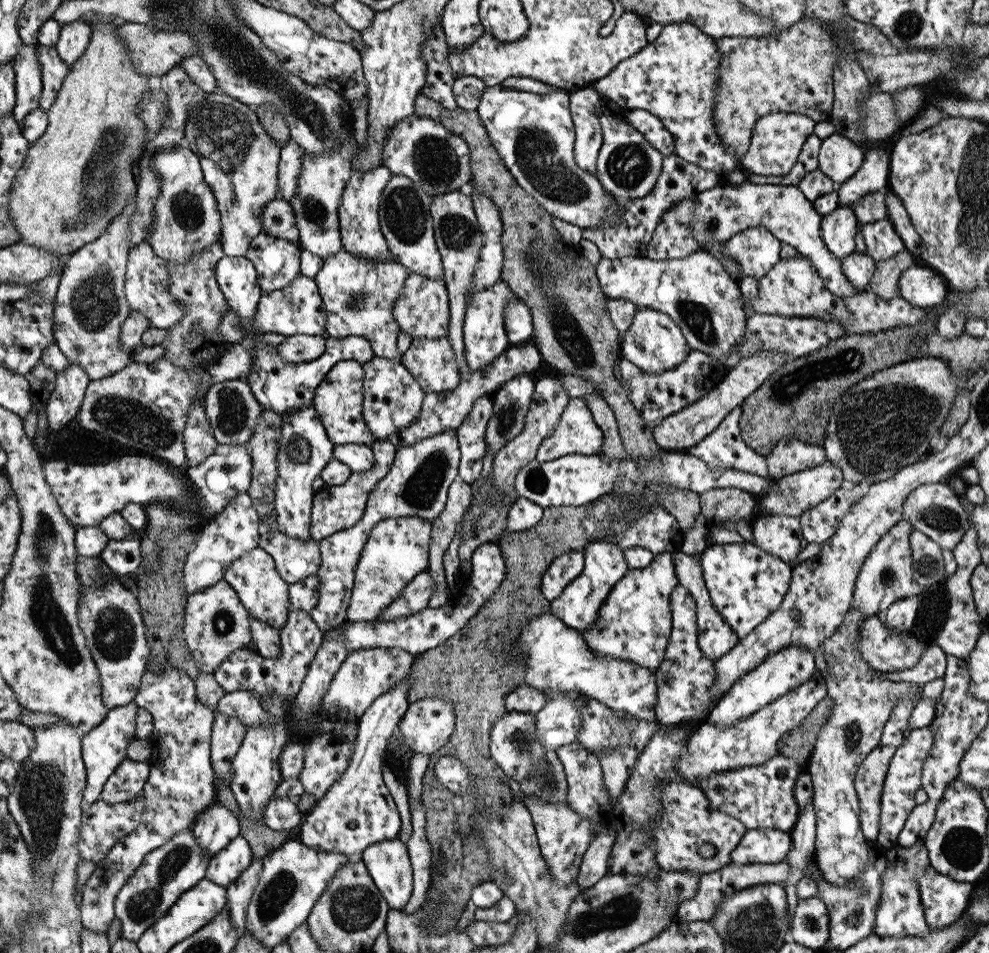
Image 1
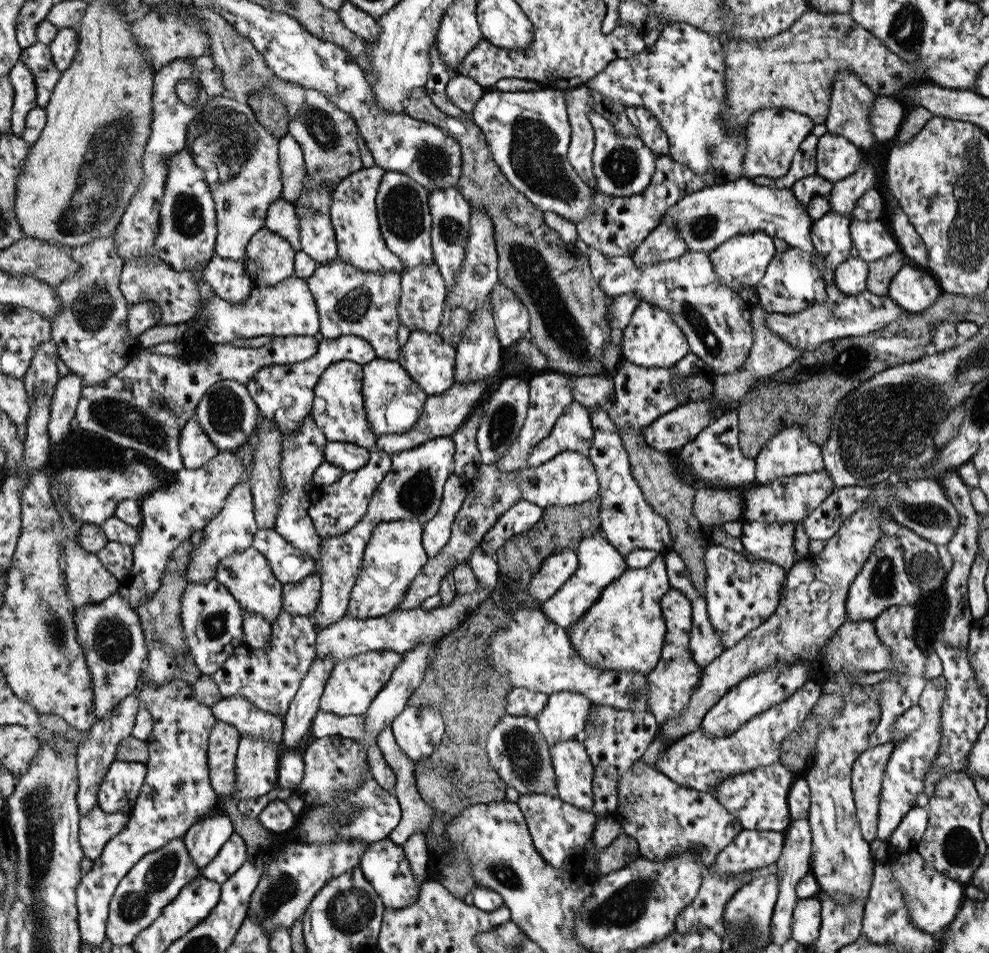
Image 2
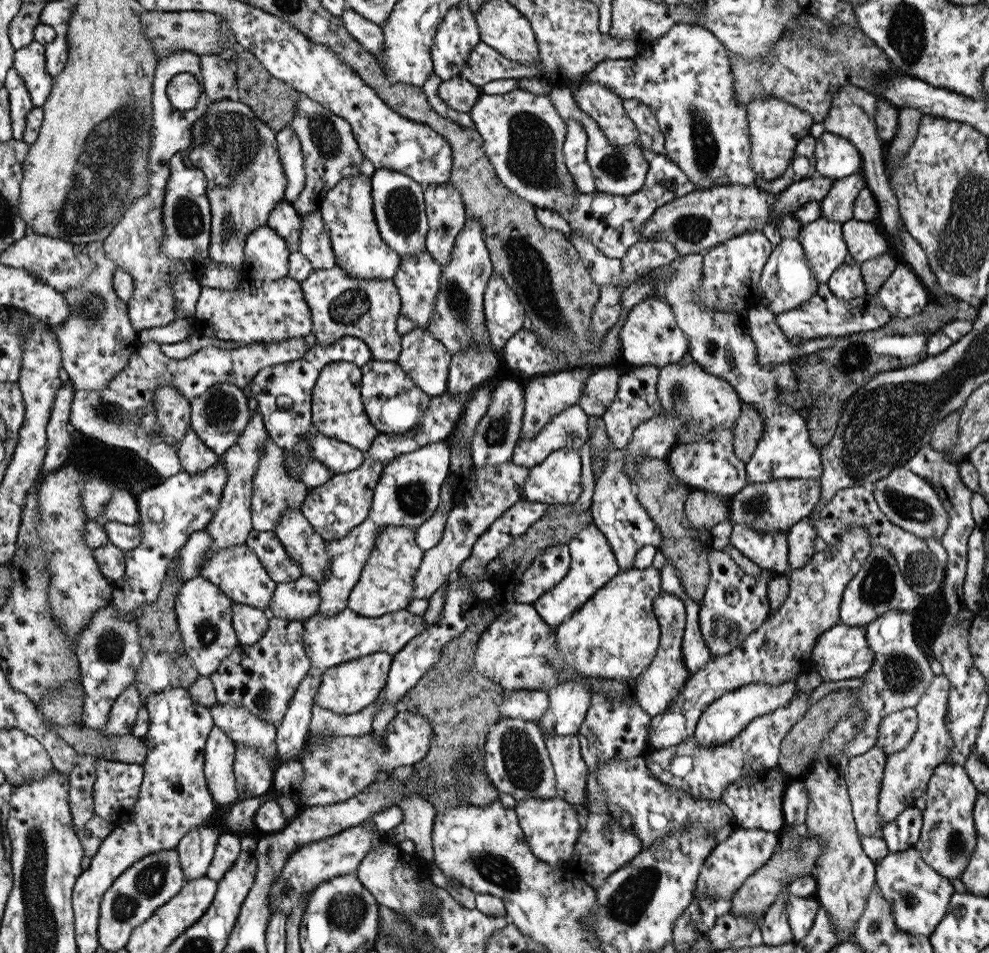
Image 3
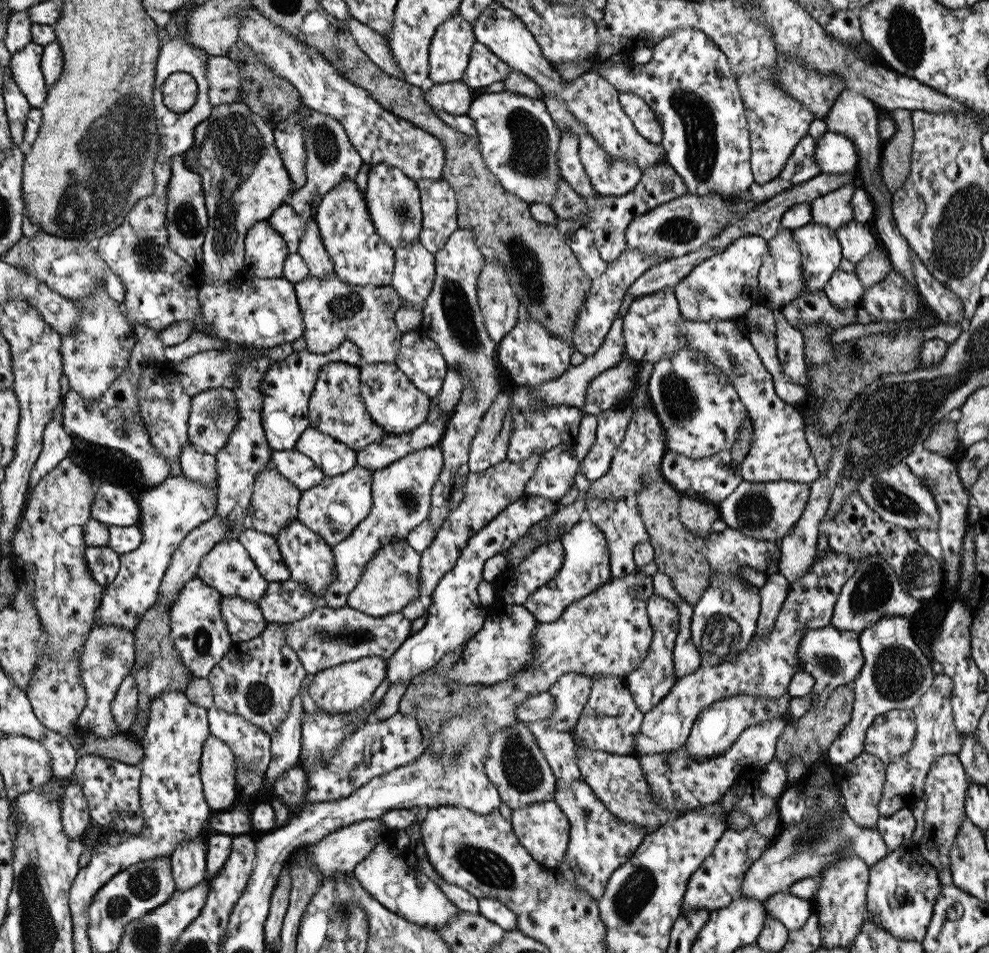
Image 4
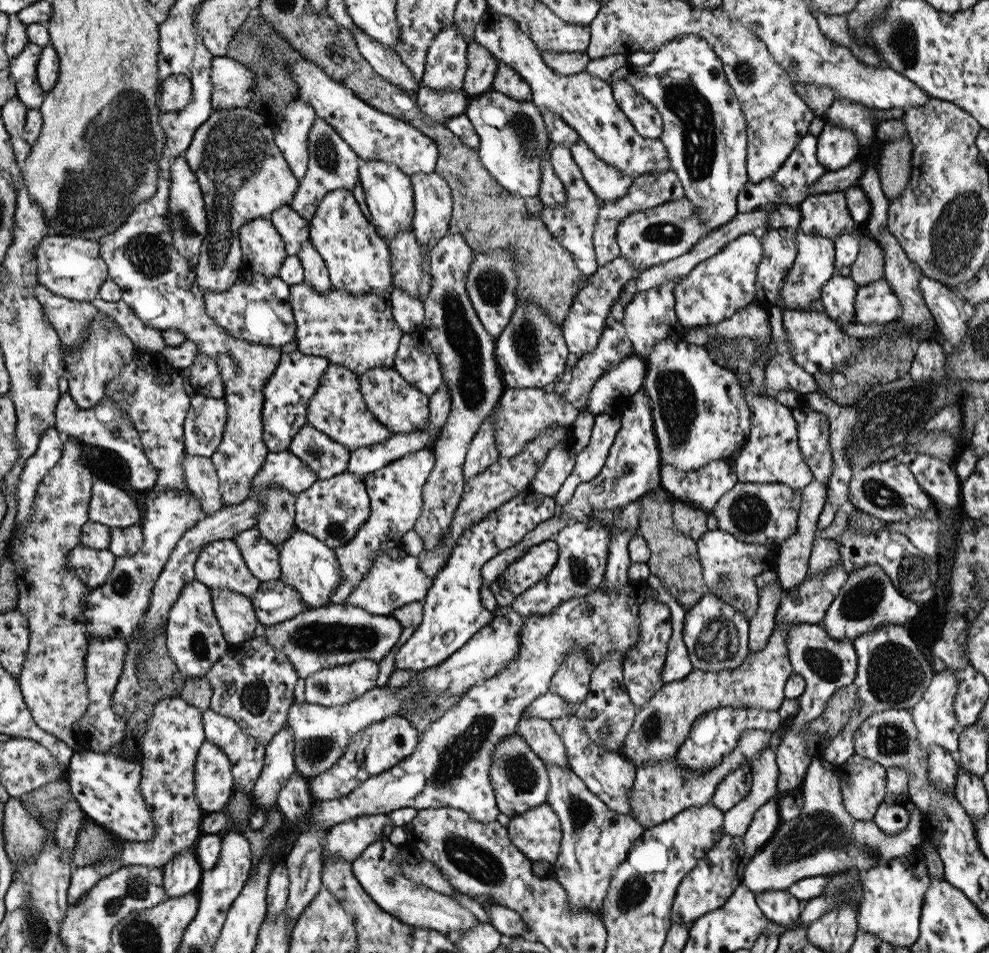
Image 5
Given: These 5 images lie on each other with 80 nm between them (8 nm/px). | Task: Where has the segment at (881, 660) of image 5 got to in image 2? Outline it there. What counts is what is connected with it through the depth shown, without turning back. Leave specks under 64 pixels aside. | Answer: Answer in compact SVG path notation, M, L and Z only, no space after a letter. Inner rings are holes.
M908 604L906 606L891 606L887 608L878 618L873 620L875 631L879 640L884 647L890 649L892 653L892 663L883 671L890 674L885 680L873 684L873 688L877 688L881 698L877 703L880 707L880 720L869 736L869 746L878 746L884 743L893 742L893 724L896 717L908 710L912 705L919 702L921 692L924 690L926 683L929 681L924 677L924 665L926 664L926 656L922 650L914 643L914 618L917 612L916 604Z

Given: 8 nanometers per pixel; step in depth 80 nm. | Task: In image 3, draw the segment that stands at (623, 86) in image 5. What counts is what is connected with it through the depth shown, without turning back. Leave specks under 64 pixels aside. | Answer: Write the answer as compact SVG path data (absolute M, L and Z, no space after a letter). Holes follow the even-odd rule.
M623 100L623 108L628 118L637 126L642 146L652 155L664 154L666 138L651 109L638 100Z

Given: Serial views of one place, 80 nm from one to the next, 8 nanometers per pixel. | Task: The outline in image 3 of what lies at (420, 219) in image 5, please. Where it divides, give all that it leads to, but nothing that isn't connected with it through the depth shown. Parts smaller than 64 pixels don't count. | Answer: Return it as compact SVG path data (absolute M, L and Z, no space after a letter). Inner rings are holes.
M450 183L423 187L424 212L428 219L426 250L441 266L447 265L456 238L467 224L466 204L460 191Z

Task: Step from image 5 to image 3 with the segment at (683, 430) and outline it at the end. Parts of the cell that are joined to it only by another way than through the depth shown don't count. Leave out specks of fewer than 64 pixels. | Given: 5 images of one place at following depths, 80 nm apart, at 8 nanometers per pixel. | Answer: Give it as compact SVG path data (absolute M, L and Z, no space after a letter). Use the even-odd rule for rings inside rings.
M696 361L691 363L672 363L659 369L657 394L663 413L677 414L687 422L685 433L677 438L677 444L694 444L715 428L735 428L735 422L741 413L742 402L735 388L722 377L707 373Z

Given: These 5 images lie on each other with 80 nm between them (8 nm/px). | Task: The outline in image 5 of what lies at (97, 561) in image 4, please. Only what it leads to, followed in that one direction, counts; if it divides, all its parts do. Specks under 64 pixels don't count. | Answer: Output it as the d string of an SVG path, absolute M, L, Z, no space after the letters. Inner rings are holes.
M80 544L72 550L69 560L71 564L67 566L72 566L71 570L75 570L76 575L81 576L83 582L94 589L105 584L117 558L108 550L98 552Z

